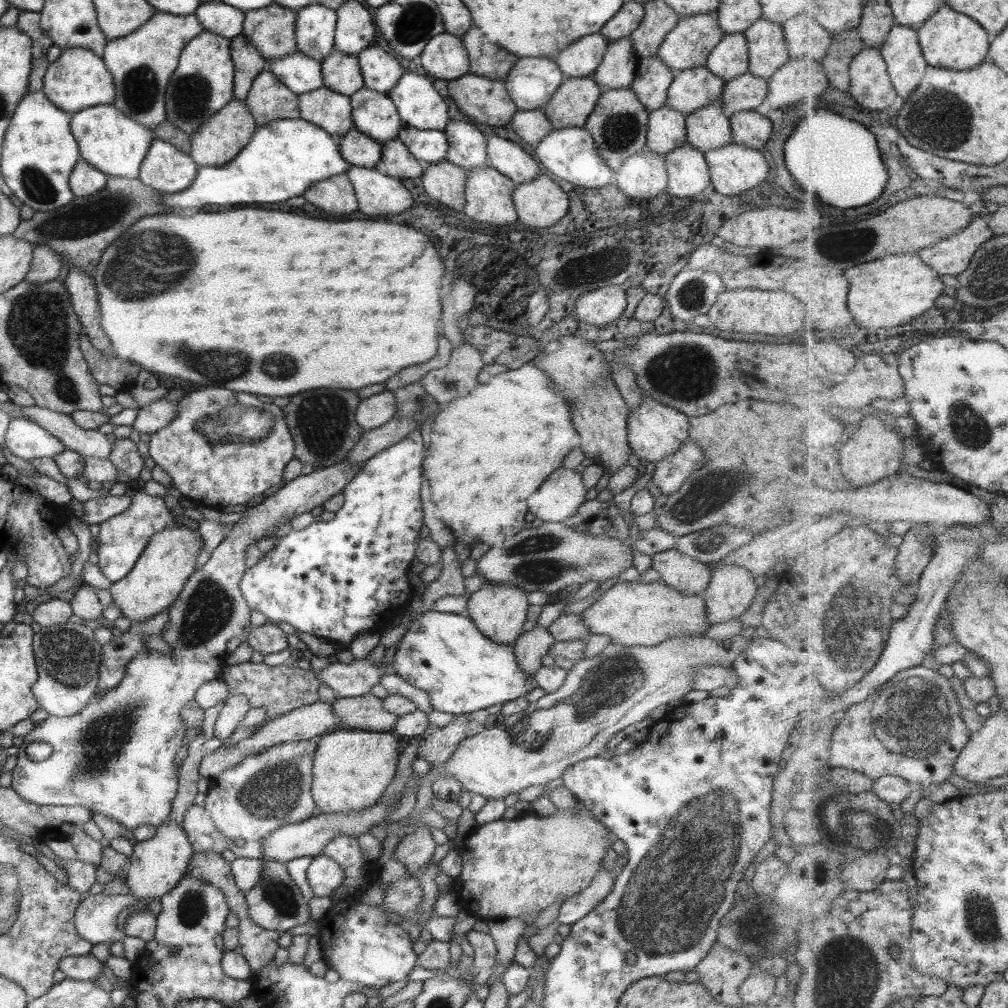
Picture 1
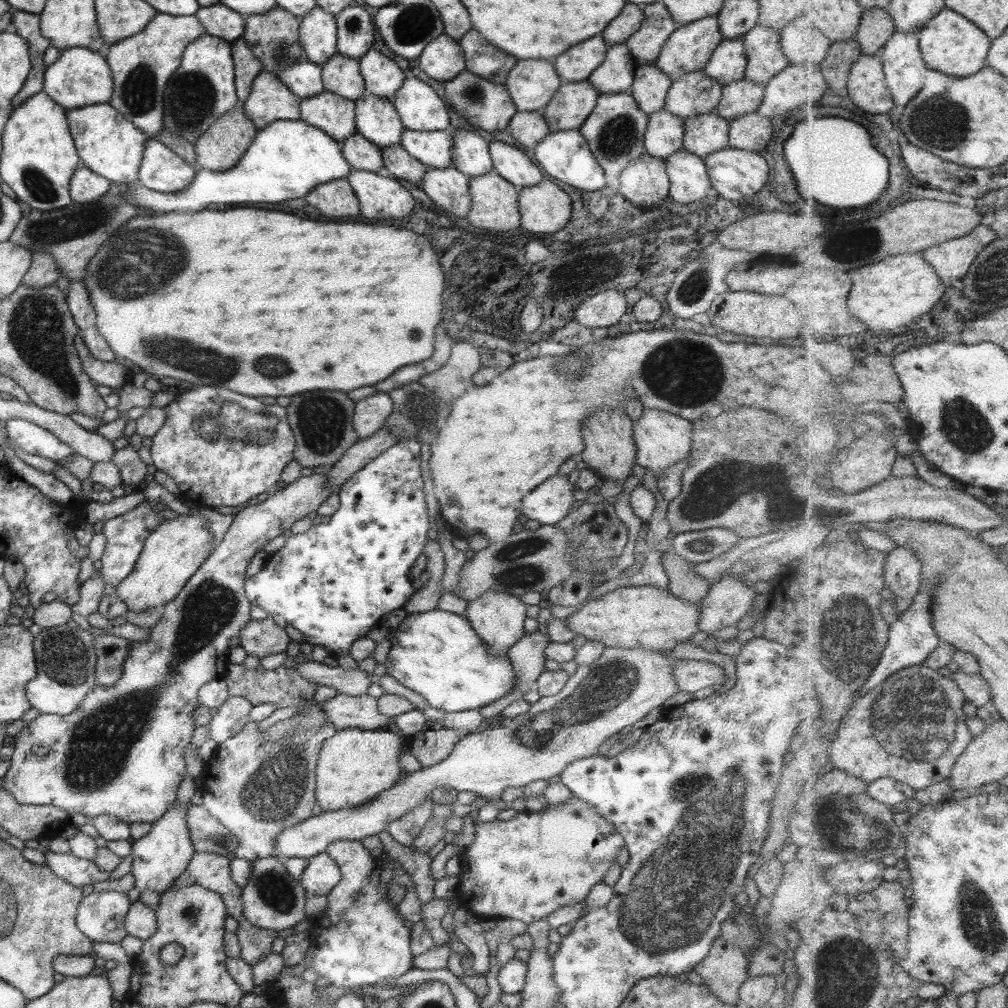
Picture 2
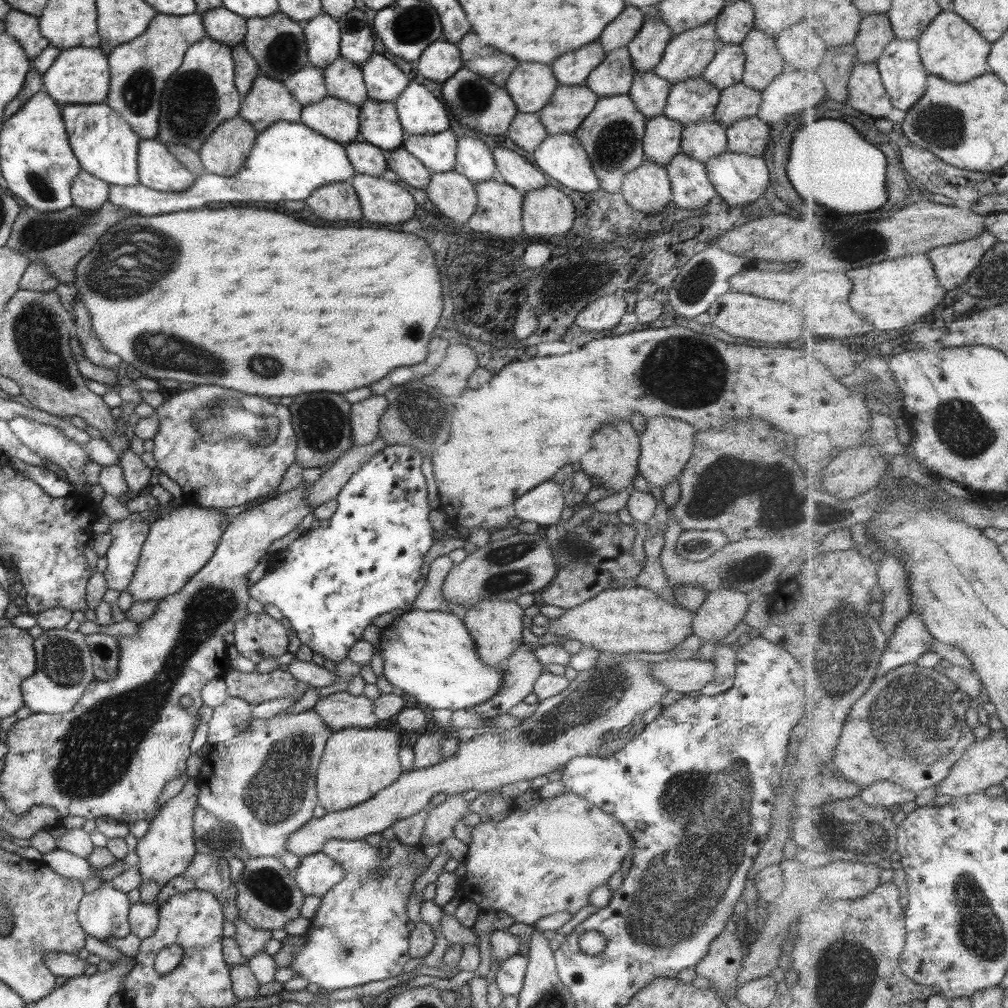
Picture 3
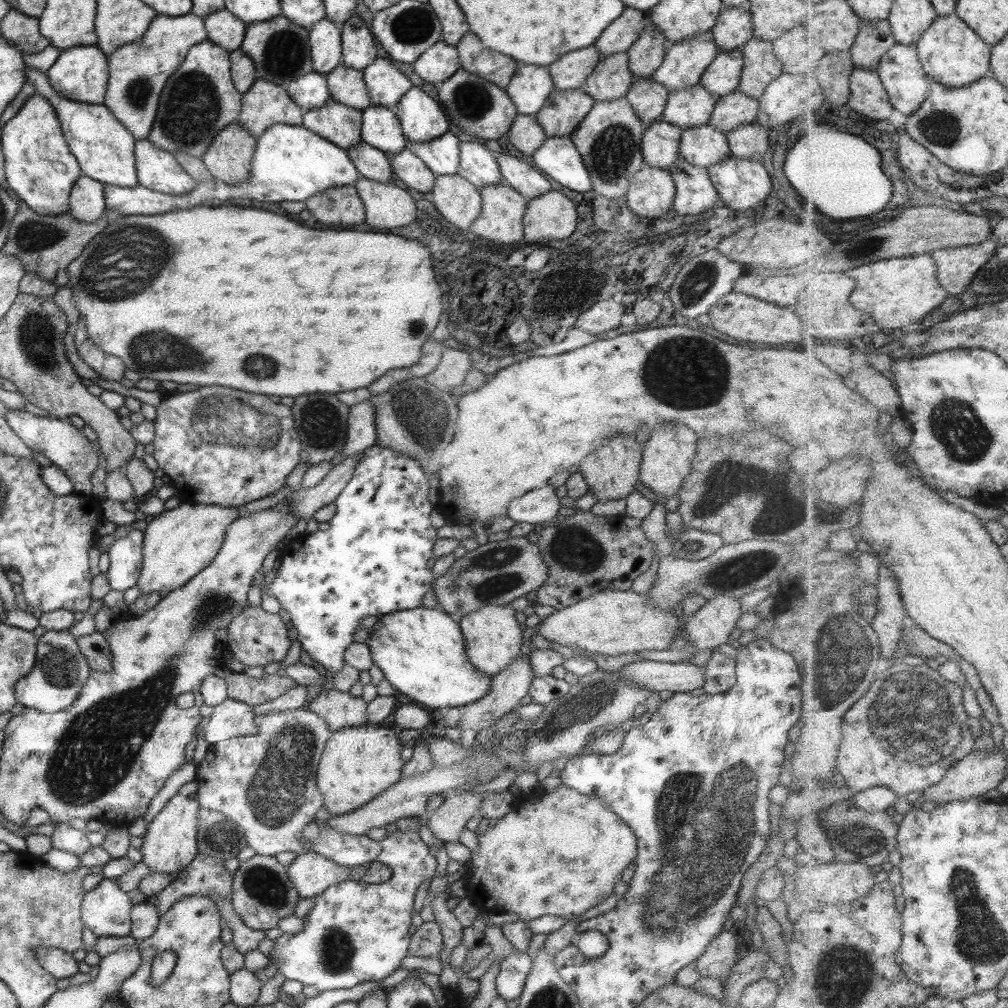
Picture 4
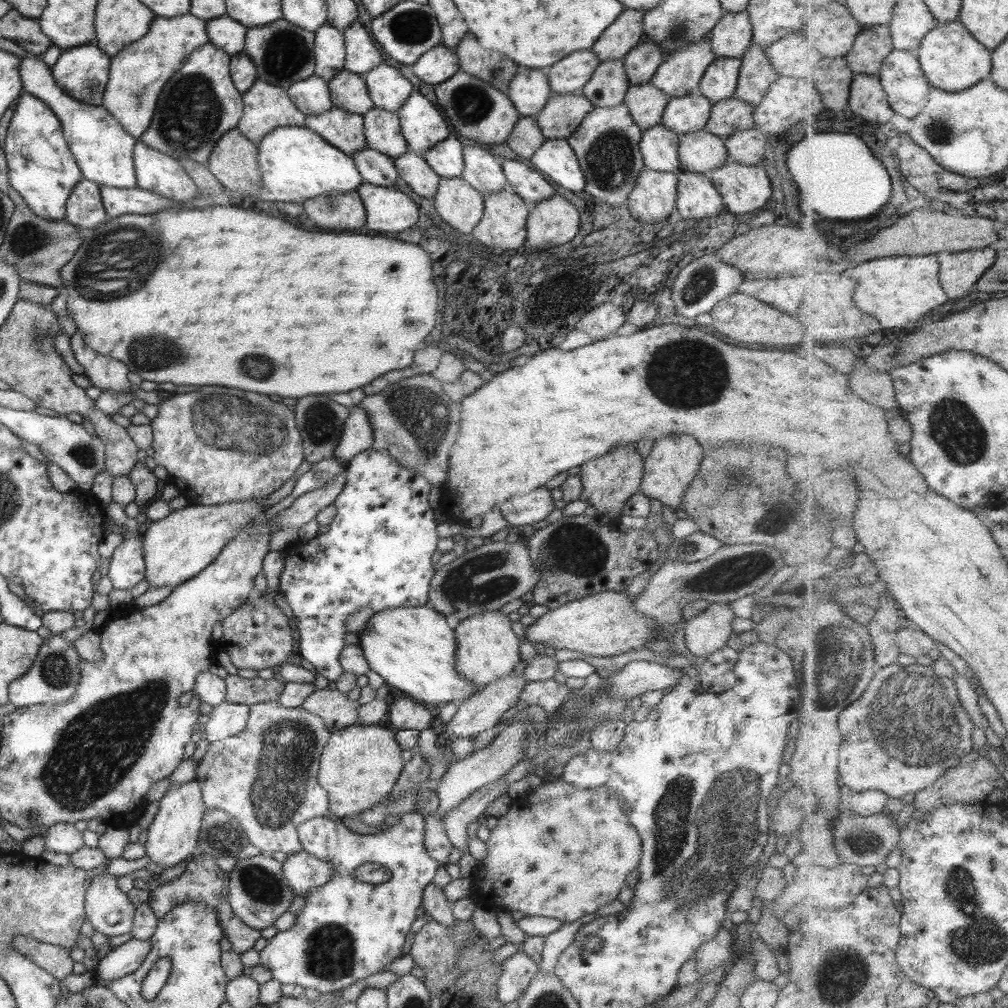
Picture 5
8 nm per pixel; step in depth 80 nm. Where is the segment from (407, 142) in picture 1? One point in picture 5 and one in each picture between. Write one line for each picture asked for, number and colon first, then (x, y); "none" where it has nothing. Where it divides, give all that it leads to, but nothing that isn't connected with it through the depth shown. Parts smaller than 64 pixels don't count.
2: (433, 149)
3: (436, 152)
4: (441, 155)
5: (445, 159)

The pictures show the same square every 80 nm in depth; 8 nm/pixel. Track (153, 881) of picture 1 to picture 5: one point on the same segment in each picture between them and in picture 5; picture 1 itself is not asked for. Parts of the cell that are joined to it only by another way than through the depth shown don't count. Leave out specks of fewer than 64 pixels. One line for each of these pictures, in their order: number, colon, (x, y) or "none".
2: (159, 857)
3: (165, 850)
4: (169, 842)
5: (172, 836)

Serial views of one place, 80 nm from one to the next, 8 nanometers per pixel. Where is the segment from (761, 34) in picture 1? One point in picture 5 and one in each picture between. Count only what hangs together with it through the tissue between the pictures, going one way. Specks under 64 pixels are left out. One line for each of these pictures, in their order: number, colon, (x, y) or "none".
2: (764, 59)
3: (762, 63)
4: (760, 67)
5: (755, 75)

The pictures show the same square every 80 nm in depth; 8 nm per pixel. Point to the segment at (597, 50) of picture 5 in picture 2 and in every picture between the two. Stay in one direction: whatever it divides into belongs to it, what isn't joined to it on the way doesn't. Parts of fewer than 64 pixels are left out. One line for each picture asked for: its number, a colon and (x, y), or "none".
2: (629, 20)
3: (622, 28)
4: (618, 36)

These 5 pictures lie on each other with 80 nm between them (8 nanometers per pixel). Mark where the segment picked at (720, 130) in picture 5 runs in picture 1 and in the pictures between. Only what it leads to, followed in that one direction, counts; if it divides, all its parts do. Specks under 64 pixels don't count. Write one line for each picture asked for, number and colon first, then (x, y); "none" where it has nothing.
1: (746, 92)
2: (741, 97)
3: (737, 102)
4: (734, 109)

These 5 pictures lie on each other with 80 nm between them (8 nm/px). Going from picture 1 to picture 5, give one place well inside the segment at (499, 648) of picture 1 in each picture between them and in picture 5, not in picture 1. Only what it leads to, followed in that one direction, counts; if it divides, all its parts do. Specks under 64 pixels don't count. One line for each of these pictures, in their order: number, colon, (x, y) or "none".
2: (435, 654)
3: (428, 655)
4: (420, 651)
5: (412, 648)

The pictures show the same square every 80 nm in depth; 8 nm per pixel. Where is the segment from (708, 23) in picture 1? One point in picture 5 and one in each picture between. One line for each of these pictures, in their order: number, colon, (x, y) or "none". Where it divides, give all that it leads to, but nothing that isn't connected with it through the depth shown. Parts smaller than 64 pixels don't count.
2: (688, 48)
3: (686, 55)
4: (683, 64)
5: (680, 73)

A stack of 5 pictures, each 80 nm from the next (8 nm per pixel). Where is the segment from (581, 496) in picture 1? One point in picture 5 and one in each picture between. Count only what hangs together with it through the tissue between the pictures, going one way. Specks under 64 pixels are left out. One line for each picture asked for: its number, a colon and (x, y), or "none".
2: (549, 502)
3: (543, 505)
4: (540, 505)
5: (520, 511)

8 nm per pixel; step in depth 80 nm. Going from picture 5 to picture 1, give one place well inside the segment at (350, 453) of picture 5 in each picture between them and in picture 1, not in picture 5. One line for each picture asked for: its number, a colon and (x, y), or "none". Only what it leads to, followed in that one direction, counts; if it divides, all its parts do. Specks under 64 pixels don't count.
1: (374, 411)
2: (369, 413)
3: (364, 416)
4: (361, 434)

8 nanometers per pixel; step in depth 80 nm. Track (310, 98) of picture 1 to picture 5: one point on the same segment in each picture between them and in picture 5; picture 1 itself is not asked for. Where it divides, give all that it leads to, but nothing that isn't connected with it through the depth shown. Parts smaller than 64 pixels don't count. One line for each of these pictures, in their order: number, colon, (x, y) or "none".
2: (334, 115)
3: (338, 121)
4: (335, 122)
5: (345, 131)

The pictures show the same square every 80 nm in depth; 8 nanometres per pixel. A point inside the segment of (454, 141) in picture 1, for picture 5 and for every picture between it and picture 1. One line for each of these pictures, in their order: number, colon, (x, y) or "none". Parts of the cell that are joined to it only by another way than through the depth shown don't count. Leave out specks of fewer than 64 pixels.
2: (469, 153)
3: (474, 160)
4: (477, 165)
5: (482, 171)

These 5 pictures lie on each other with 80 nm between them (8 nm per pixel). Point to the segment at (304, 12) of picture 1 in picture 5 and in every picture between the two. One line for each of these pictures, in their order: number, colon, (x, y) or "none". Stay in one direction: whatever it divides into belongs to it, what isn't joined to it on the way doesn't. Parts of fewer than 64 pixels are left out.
2: (317, 31)
3: (322, 34)
4: (324, 37)
5: (329, 50)

